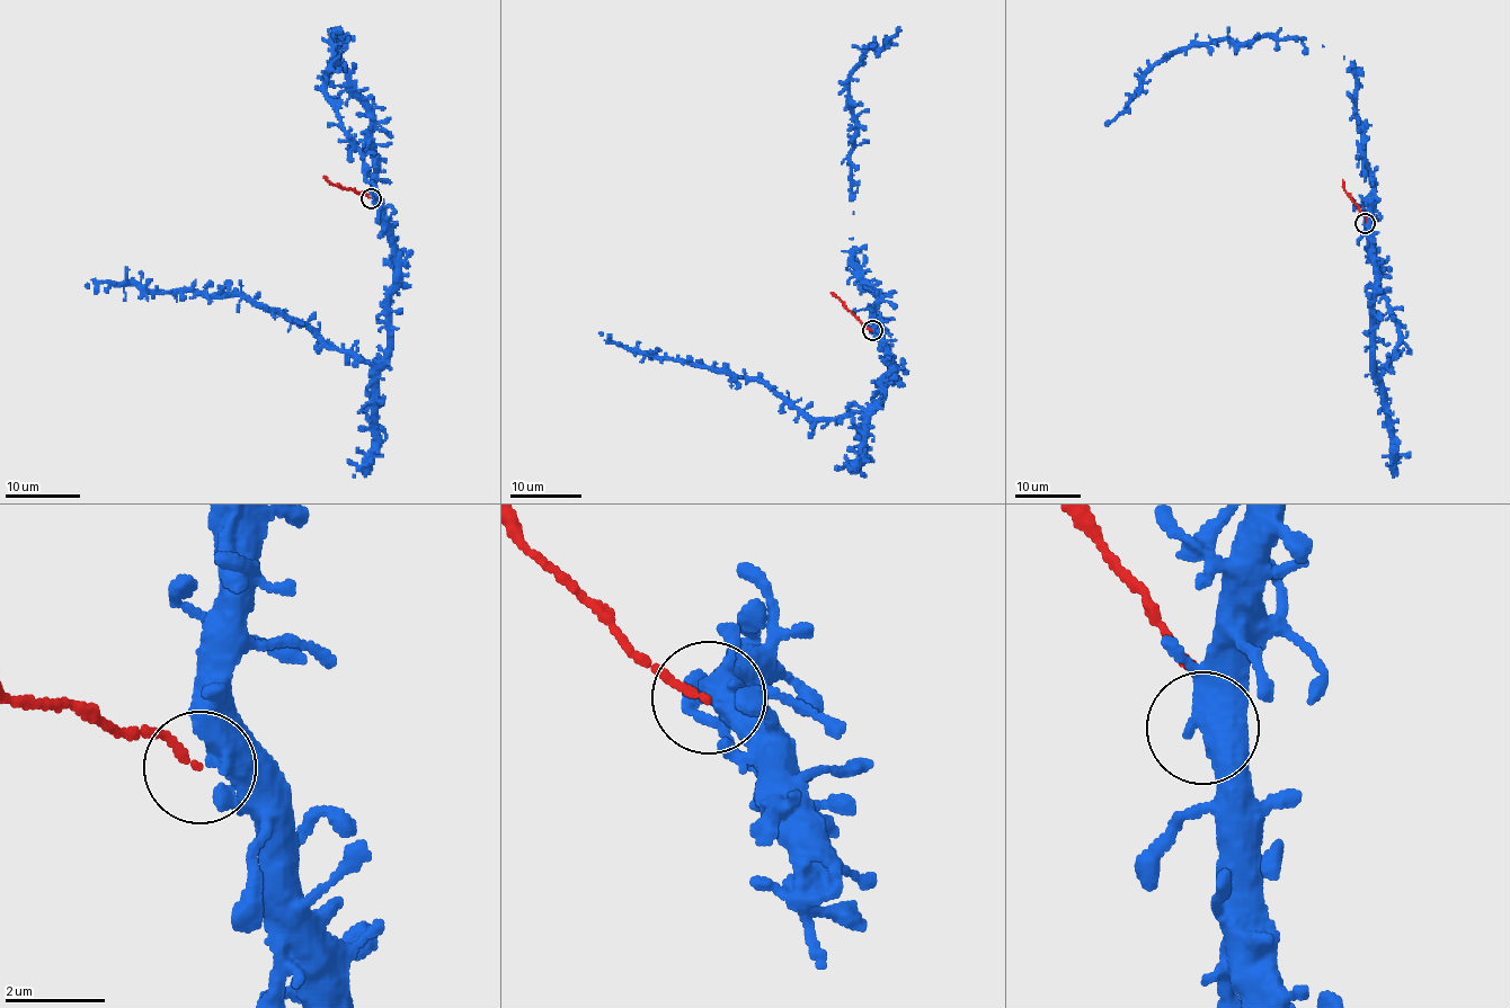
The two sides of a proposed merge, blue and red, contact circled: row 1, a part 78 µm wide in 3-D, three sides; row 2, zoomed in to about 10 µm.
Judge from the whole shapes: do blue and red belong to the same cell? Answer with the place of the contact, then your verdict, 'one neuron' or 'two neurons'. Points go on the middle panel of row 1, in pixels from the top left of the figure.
place (872, 330); two neurons

